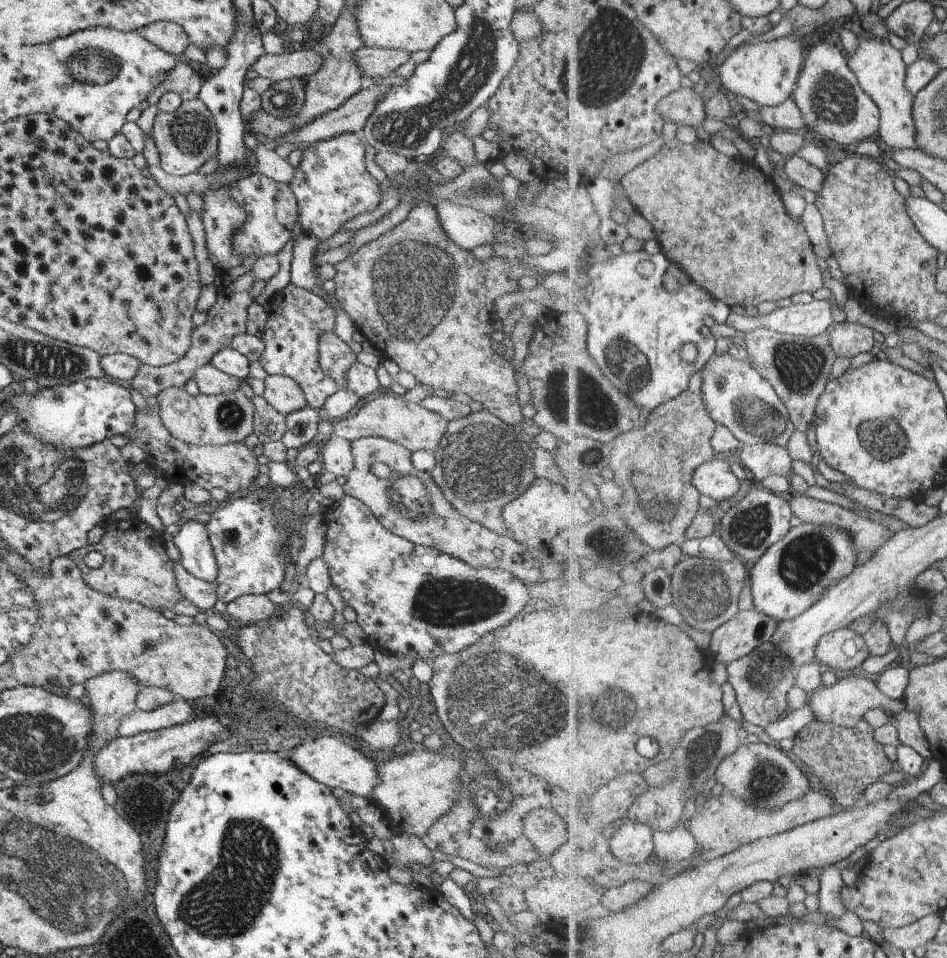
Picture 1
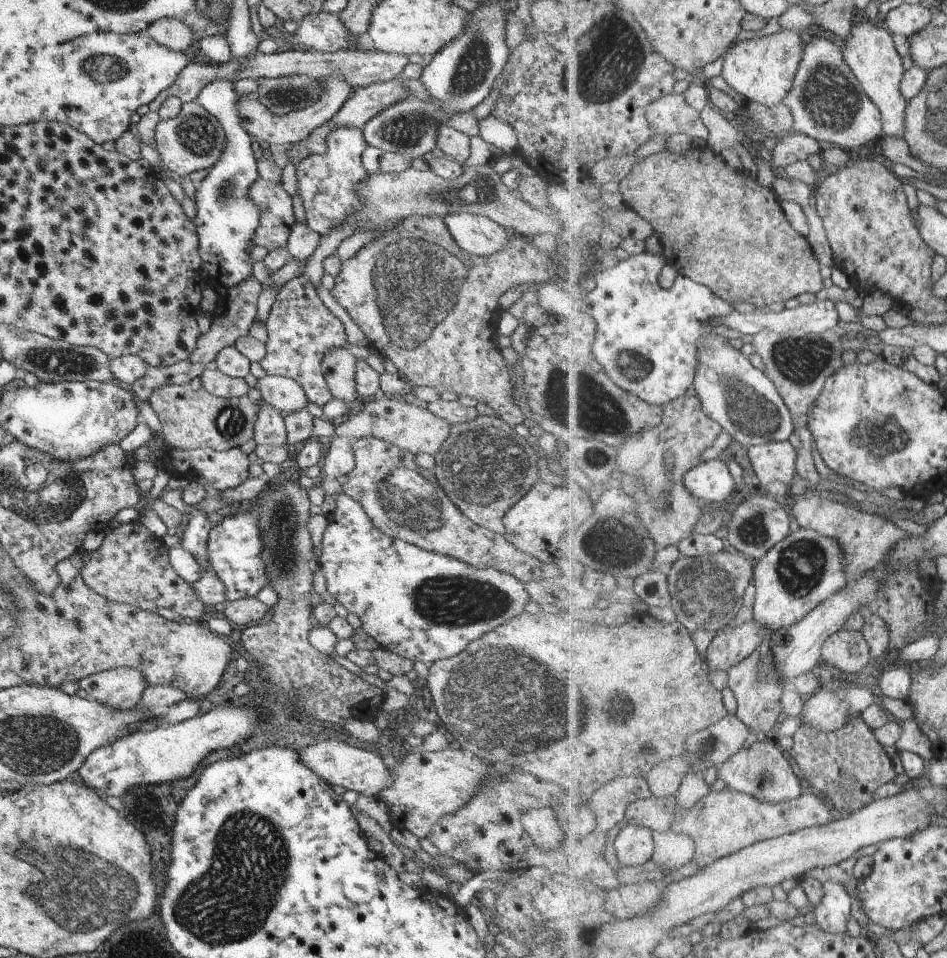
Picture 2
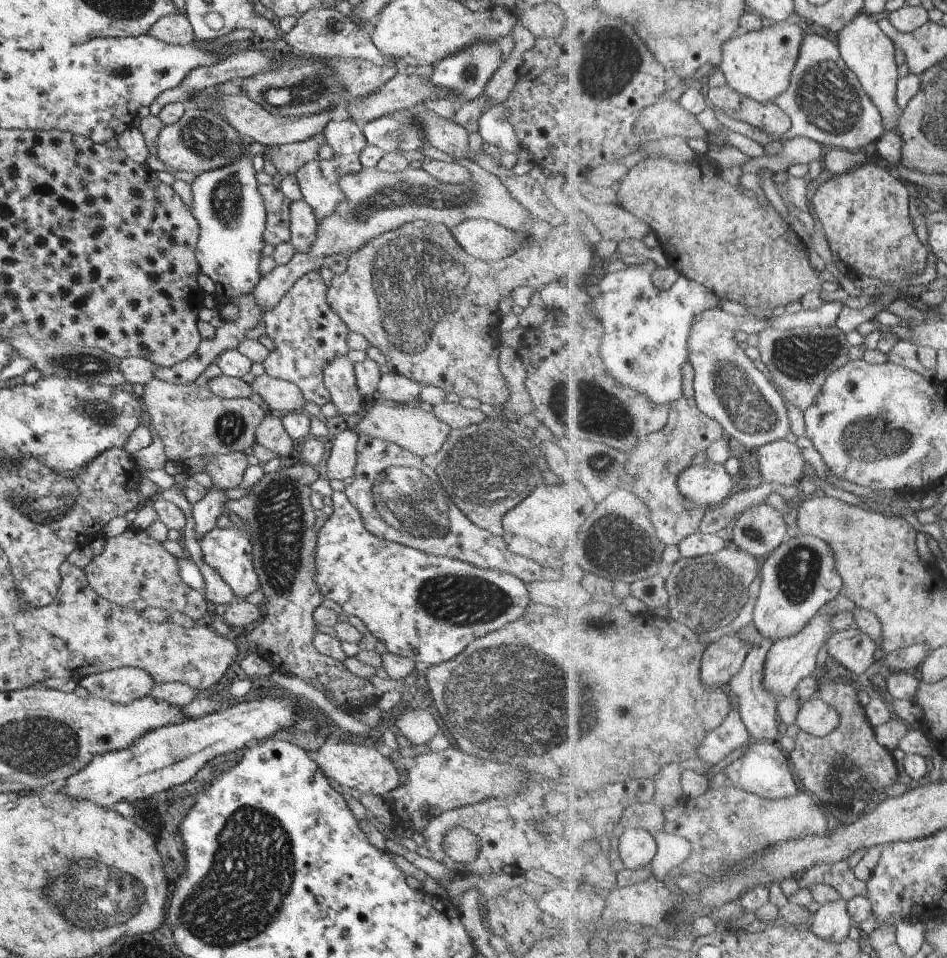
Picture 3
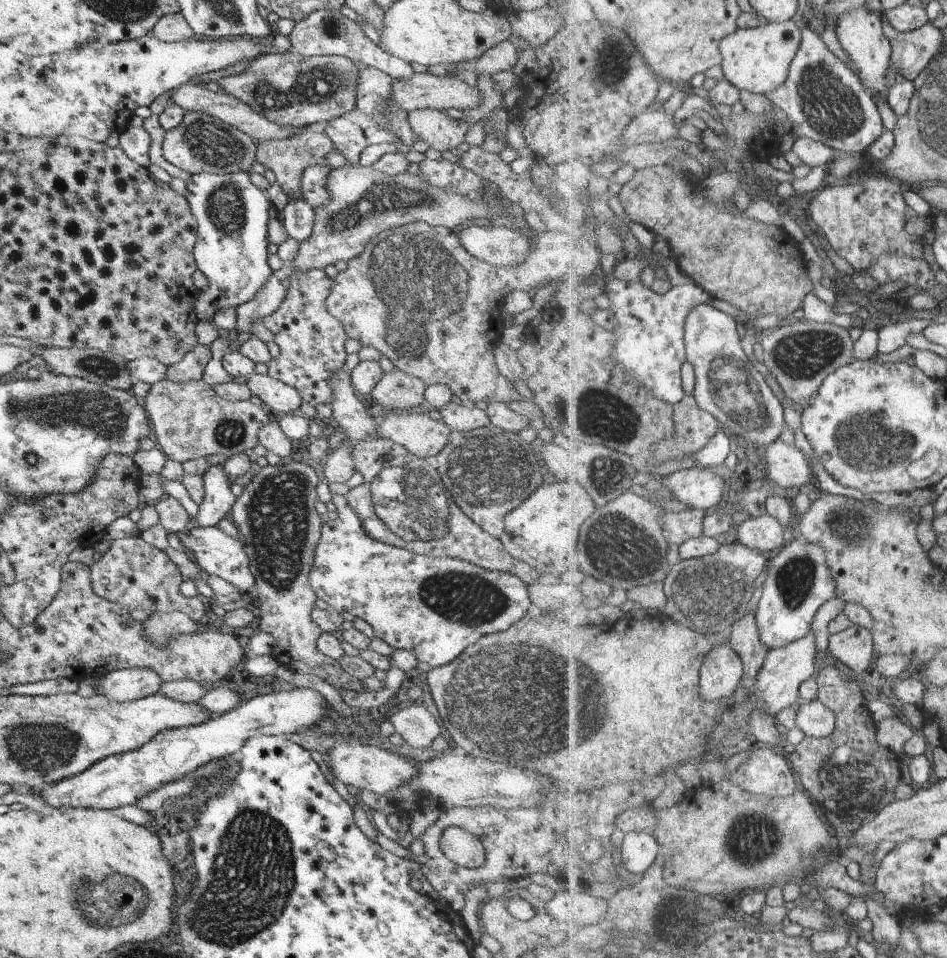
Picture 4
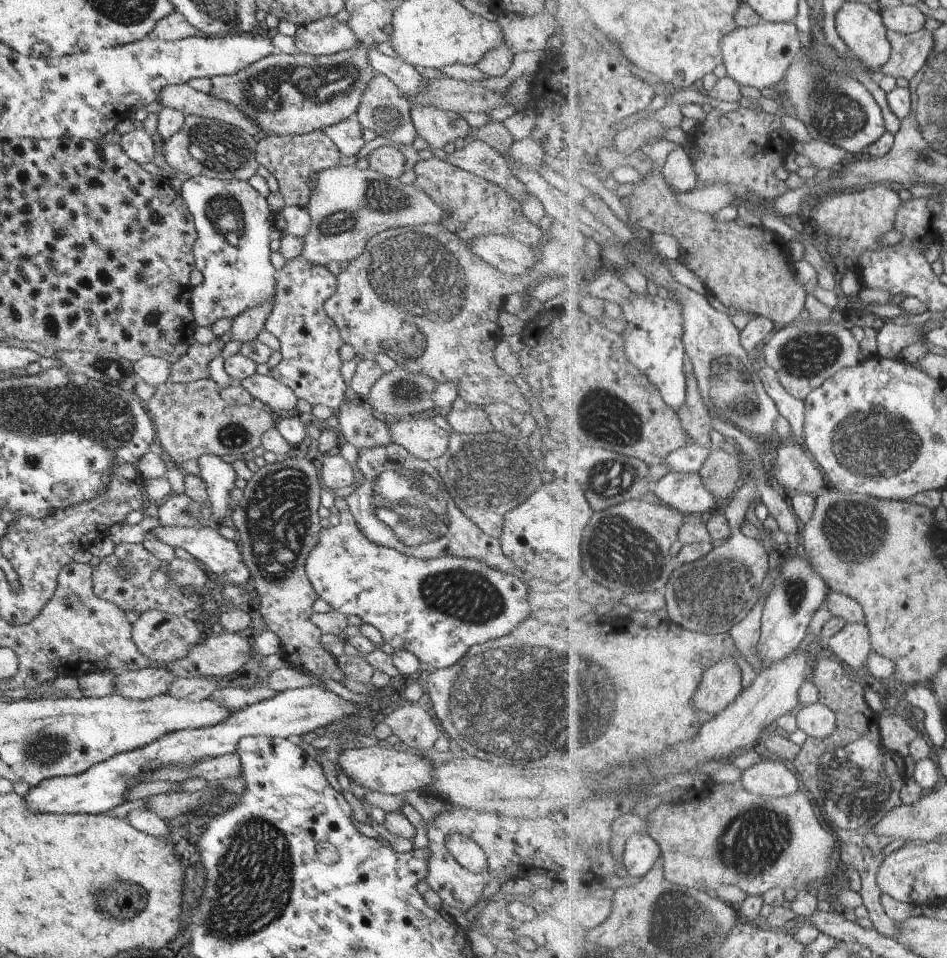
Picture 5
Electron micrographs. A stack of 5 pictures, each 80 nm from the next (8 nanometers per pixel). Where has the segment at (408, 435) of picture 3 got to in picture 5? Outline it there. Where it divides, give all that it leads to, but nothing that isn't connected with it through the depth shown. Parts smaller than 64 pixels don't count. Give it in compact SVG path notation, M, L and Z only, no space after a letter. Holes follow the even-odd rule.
M417 414L408 417L399 418L397 421L387 421L390 428L390 435L392 442L395 445L404 448L410 455L413 455L416 459L427 462L427 460L433 460L433 458L439 458L446 451L448 447L448 435L440 427L437 427L432 419L419 418Z

